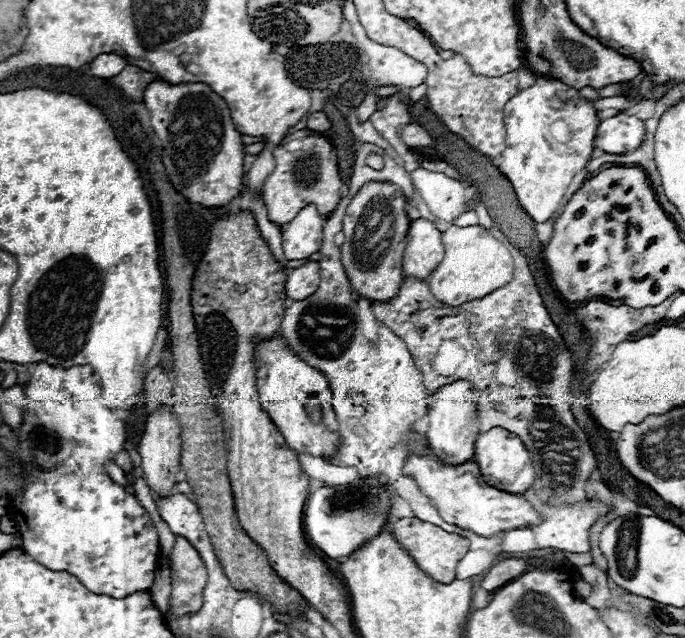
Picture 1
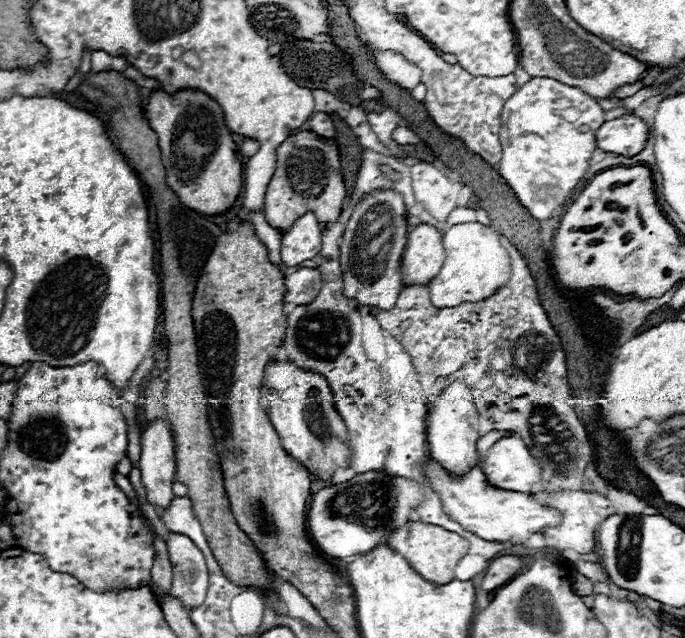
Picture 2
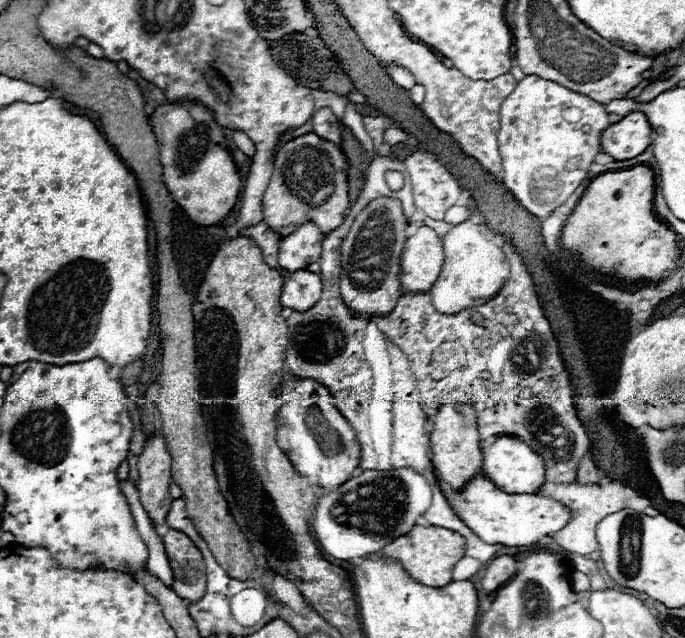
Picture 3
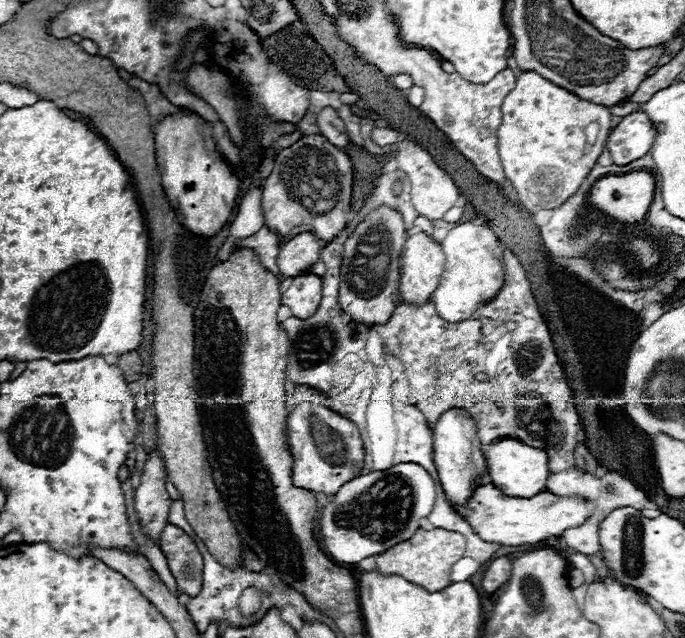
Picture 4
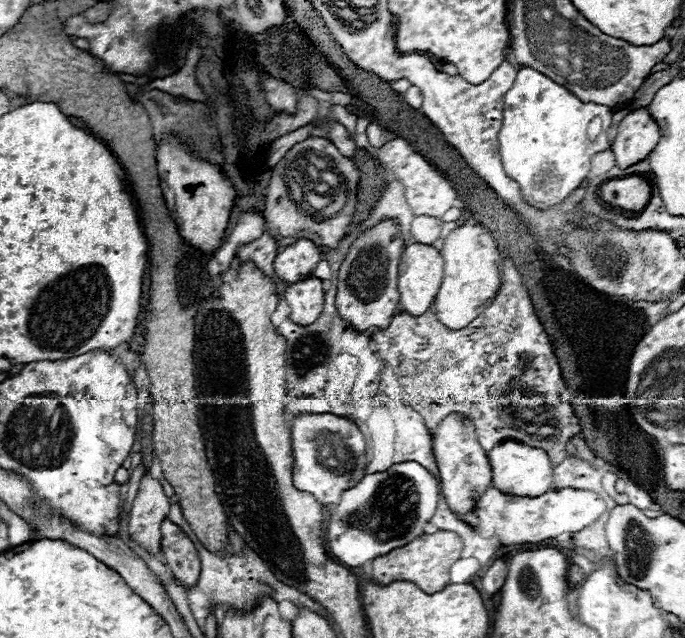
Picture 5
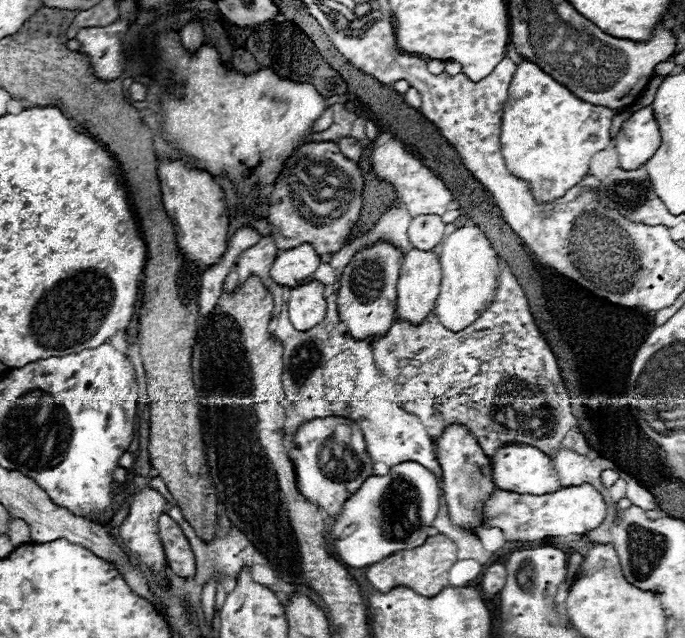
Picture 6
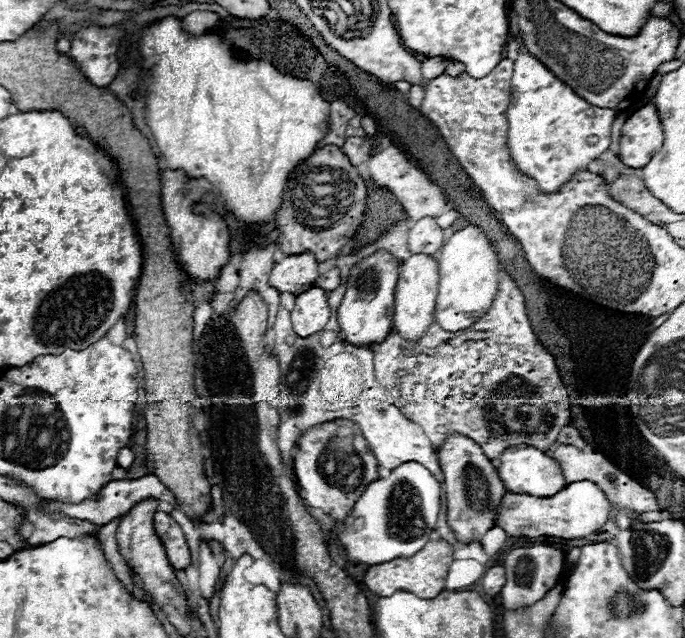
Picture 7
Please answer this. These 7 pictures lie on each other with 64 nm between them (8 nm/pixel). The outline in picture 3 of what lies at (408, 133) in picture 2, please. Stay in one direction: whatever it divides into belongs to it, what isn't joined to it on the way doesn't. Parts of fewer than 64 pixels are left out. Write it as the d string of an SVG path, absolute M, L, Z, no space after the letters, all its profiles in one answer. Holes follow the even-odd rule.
M388 128L384 132L384 142L390 144L390 146L396 146L400 142L406 142L406 138L408 138L408 134L404 130L400 130L400 128Z

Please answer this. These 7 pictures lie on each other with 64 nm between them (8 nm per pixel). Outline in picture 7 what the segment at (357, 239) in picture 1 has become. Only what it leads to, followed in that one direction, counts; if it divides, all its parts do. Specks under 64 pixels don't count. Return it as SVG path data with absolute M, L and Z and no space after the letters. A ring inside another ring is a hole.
M378 252L362 262L358 262L350 270L350 278L346 284L346 294L338 308L338 324L342 330L342 338L354 346L372 346L386 340L392 330L394 316L394 290L398 282L396 264L392 264L392 256L386 252Z

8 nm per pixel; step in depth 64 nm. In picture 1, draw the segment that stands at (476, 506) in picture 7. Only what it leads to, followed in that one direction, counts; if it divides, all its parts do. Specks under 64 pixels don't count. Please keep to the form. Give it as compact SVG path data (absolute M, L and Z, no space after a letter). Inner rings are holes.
M456 380L440 388L434 396L428 398L428 444L430 450L446 464L460 466L474 460L474 444L478 440L478 402L468 380Z

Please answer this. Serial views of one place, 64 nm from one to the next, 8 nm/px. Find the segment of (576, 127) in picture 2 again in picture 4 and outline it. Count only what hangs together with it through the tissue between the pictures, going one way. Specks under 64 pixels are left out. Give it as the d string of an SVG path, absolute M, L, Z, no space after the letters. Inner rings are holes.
M528 70L518 76L516 86L502 102L502 124L498 128L498 152L502 158L504 174L510 180L510 186L516 190L516 196L522 200L522 204L528 210L536 212L536 210L556 208L576 192L576 188L592 170L596 158L604 152L604 144L610 132L610 120L612 114L608 106L584 102L582 98L568 92L566 88L556 86L554 82L542 78L538 72Z

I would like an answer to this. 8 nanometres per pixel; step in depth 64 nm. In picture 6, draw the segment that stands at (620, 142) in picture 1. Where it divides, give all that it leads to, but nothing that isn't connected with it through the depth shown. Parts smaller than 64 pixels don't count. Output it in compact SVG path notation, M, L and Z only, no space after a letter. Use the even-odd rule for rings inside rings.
M652 106L634 112L618 132L616 152L620 168L634 170L650 160L650 156L660 148L662 136L658 122L654 118Z

